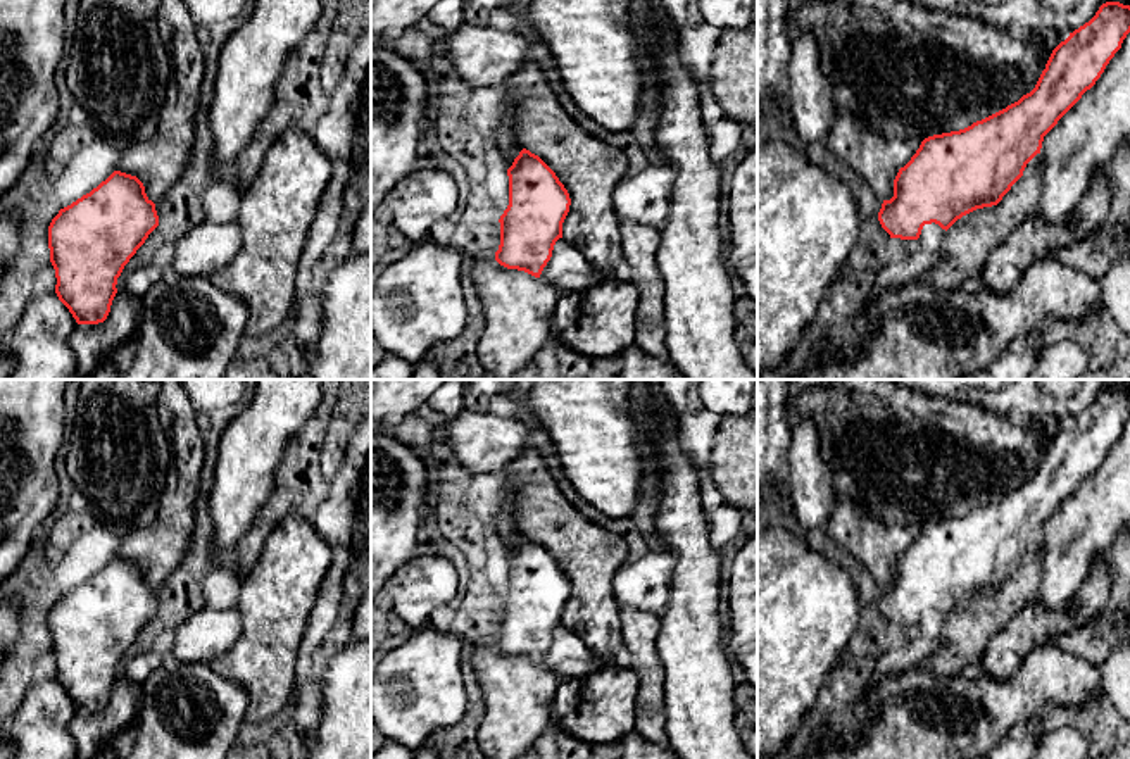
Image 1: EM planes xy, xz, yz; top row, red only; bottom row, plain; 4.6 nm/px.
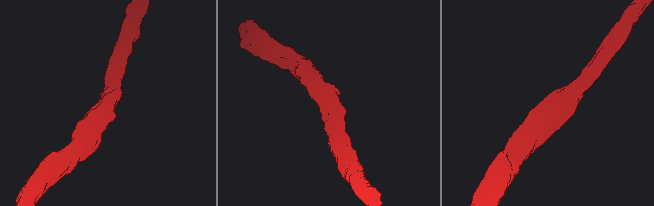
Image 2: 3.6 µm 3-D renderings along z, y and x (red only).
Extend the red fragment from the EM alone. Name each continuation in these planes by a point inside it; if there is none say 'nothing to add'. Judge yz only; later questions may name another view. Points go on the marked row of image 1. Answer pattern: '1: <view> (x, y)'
1: yz (1086, 138)

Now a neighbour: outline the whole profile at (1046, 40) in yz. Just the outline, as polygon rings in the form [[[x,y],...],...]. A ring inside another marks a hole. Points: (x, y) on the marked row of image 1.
[[[1026,31],[1025,38],[1032,40],[1040,50],[1052,52],[1070,36],[1066,31]]]

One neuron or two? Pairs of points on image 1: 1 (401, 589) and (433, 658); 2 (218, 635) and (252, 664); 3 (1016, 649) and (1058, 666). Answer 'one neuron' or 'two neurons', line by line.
1: two neurons
2: two neurons
3: two neurons

